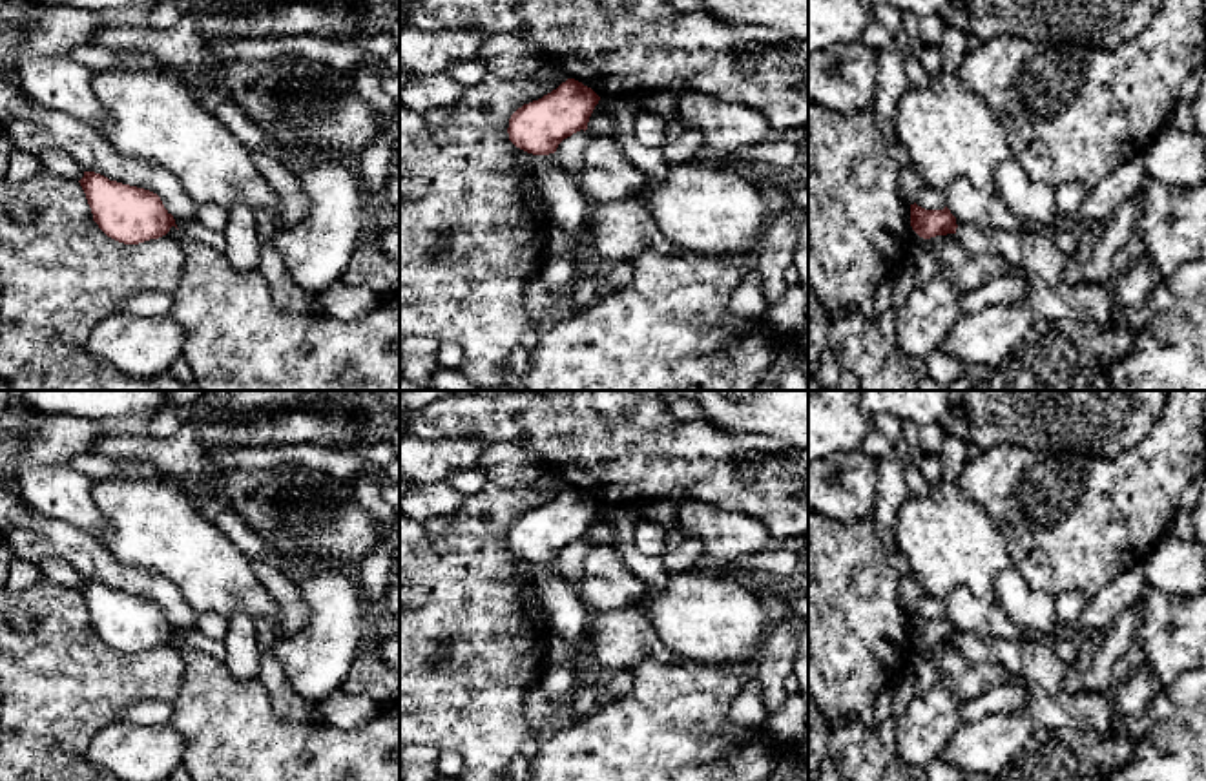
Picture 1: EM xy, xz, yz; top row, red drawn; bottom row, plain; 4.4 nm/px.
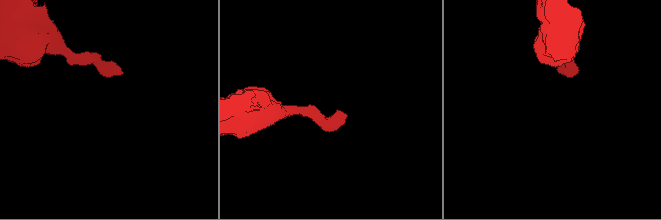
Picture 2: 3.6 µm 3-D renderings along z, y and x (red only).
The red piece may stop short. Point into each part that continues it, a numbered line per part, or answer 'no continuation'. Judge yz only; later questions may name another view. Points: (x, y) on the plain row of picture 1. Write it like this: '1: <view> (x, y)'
no continuation

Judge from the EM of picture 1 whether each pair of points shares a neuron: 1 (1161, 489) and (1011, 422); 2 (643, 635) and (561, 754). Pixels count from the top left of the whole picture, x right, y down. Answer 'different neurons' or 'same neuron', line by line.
1: different neurons
2: different neurons

